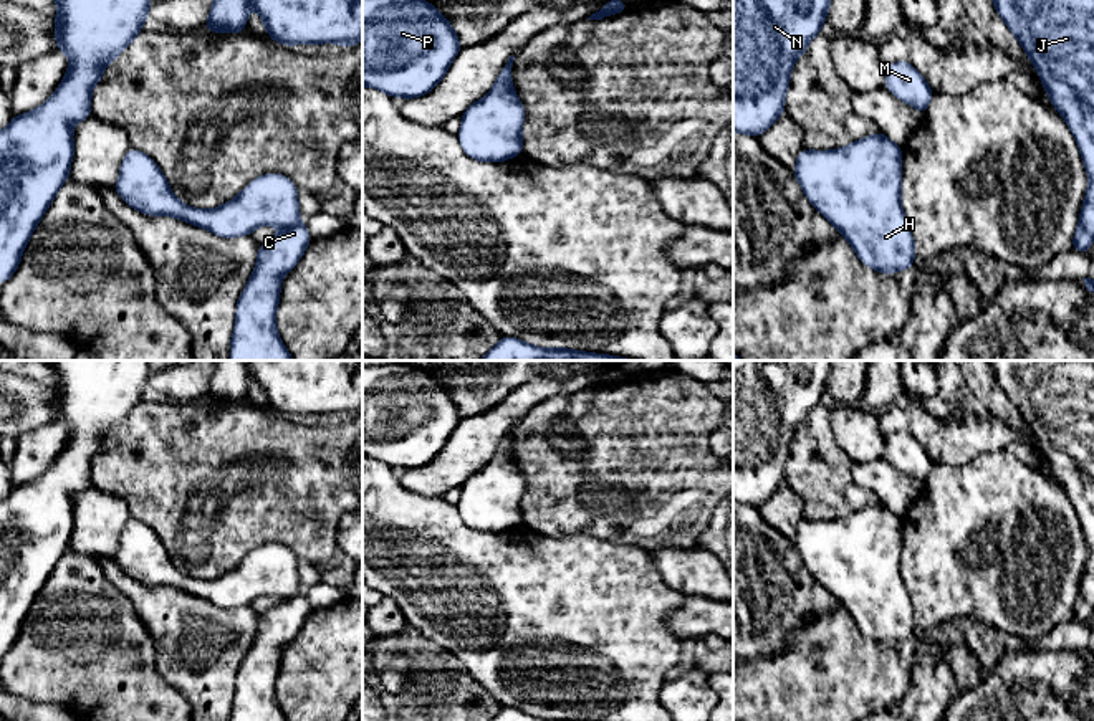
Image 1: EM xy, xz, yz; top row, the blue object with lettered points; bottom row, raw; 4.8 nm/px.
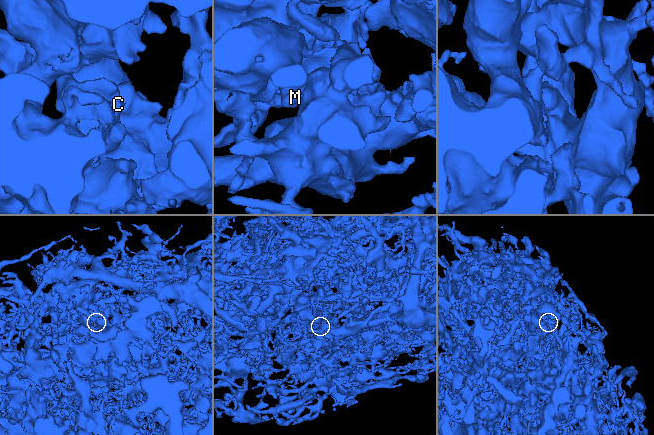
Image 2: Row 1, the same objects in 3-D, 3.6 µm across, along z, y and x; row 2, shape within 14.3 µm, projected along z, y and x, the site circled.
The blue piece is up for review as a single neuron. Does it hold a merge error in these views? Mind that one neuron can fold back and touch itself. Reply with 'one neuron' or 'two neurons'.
one neuron

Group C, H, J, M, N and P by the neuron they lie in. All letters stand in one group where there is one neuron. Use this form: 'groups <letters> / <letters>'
groups C H J M N P

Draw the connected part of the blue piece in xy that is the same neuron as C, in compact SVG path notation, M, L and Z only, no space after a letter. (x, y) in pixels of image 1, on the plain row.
M131 518L114 561L144 585L175 587L223 609L252 605L262 595L278 597L278 605L260 615L255 642L237 671L230 721L286 721L276 703L280 657L313 612L300 590L298 559L288 547L260 546L233 571L200 580L177 571L157 534Z

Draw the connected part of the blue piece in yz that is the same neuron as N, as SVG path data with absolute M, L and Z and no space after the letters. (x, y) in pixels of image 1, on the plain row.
M733 360L733 503L760 508L786 483L791 438L828 389L831 360Z

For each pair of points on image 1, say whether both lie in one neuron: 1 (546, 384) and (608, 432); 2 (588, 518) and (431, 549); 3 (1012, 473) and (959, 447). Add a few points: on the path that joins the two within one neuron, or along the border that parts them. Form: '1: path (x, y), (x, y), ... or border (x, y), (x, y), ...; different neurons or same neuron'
1: border (586, 389), (551, 396), (538, 402), (527, 414); different neurons
2: border (523, 523), (543, 534), (571, 536); different neurons
3: border (1003, 448), (982, 452), (959, 465), (939, 463); different neurons

